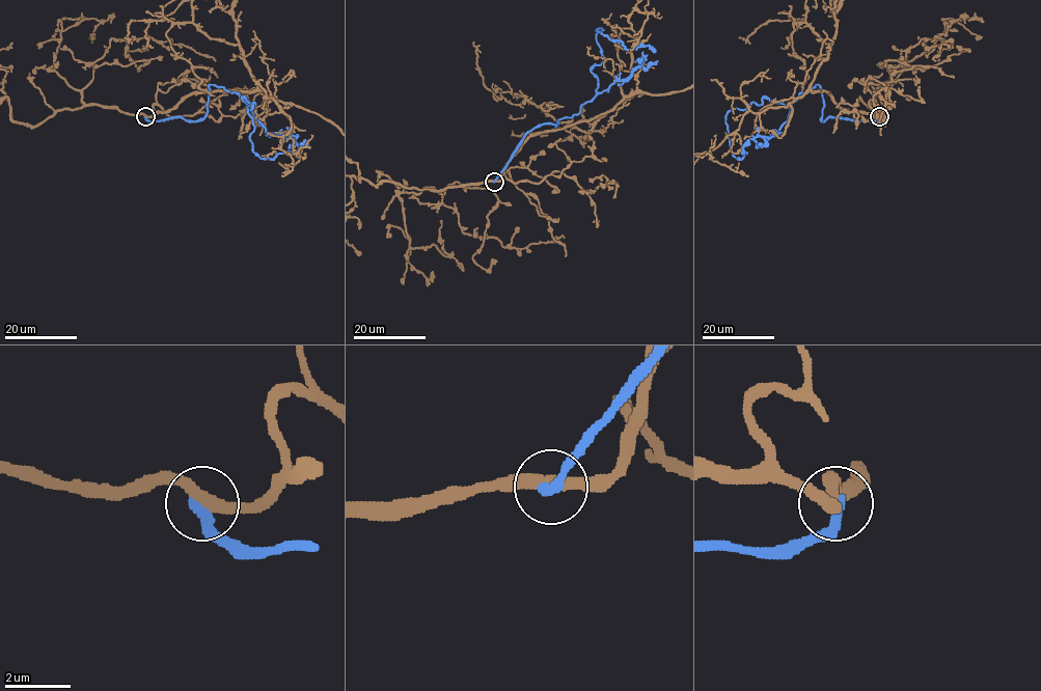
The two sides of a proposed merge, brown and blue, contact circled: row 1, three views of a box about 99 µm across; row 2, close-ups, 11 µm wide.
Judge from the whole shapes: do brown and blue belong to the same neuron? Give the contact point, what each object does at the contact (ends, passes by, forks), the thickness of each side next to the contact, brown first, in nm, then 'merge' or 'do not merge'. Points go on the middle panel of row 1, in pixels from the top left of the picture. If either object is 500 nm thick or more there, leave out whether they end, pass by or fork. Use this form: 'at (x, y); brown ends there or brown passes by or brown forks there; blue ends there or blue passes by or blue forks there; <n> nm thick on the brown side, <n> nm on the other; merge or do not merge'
at (494, 182); brown passes by; blue ends there; 360 nm thick on the brown side, 360 nm on the other; do not merge

